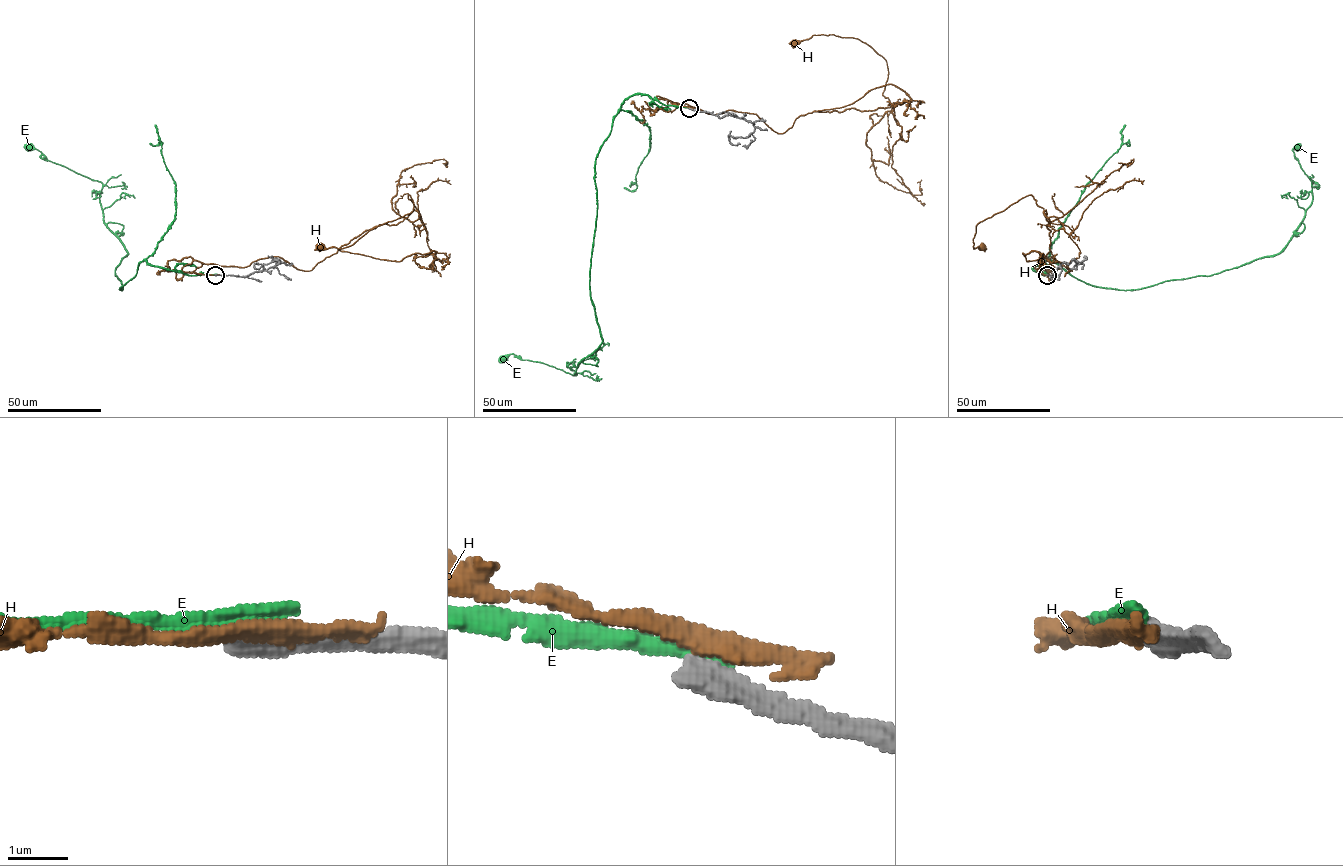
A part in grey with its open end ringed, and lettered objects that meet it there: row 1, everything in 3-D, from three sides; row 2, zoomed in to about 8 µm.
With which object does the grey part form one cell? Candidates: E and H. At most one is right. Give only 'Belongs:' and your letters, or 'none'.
Belongs: none

